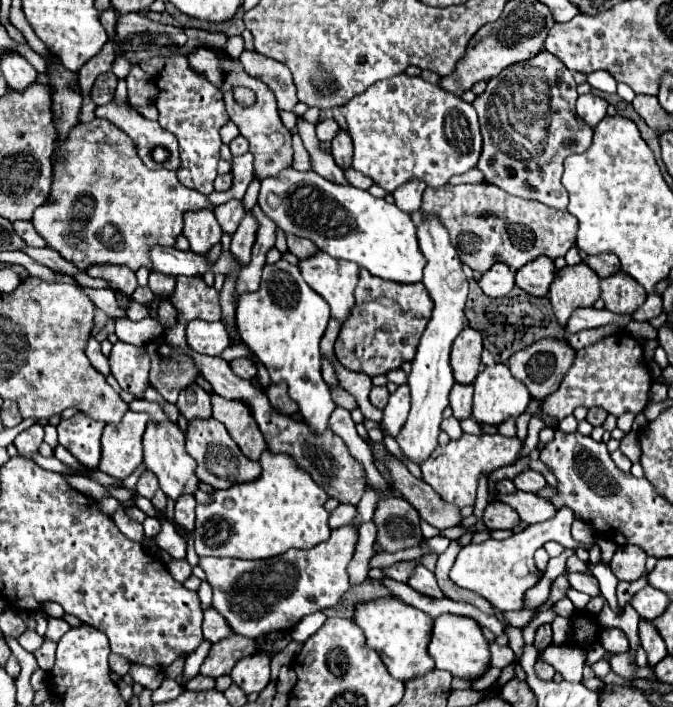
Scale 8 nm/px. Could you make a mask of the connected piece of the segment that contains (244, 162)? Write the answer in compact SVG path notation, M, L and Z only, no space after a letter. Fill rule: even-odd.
M245 153L233 157L233 187L225 191L225 201L241 199L251 181L253 181L253 155Z

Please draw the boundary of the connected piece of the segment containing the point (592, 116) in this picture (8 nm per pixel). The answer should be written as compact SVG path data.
M587 93L587 95L579 95L577 99L577 115L589 125L589 127L595 127L603 117L605 117L605 111L607 111L607 101L593 95L593 93Z

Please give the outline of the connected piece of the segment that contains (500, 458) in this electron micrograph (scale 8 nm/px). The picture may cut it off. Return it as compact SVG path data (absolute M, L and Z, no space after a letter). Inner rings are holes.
M463 435L457 441L449 441L445 447L437 447L423 463L419 463L423 481L429 483L433 489L439 491L439 495L449 501L457 503L459 507L473 505L475 493L477 493L477 481L481 473L491 473L503 465L511 465L521 451L523 443L517 437L503 437L503 435Z

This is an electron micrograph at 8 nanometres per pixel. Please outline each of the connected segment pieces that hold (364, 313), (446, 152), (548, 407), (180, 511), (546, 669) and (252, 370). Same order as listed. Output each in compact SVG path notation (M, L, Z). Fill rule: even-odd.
M361 269L359 283L355 289L355 305L353 305L349 317L345 319L345 323L341 325L339 337L335 341L337 361L349 371L365 373L369 377L387 375L389 371L399 369L405 361L411 361L415 357L419 339L431 319L431 311L433 311L433 301L427 295L423 283L411 283L409 287L401 287L401 283L389 283L389 281L377 279L377 277L369 275L369 271Z
M407 77L383 79L345 105L347 127L355 145L353 169L371 177L393 193L405 179L421 179L431 187L445 185L449 177L473 169L481 155L481 133L471 103L445 95L441 87Z
M615 333L609 337L599 339L597 343L583 347L579 355L565 375L563 383L555 393L551 393L545 403L543 411L555 419L565 419L573 413L575 407L603 407L607 413L621 417L623 413L641 413L649 403L649 389L651 389L651 375L643 361L643 351L635 339L627 333Z
M183 495L177 503L175 503L175 513L173 513L173 523L177 527L181 527L183 531L191 533L195 527L195 499L193 495Z
M539 655L537 661L535 661L535 671L537 671L537 675L539 675L541 679L553 679L553 675L555 675L555 669L553 669L549 663L545 663L545 661L541 659L541 655Z
M247 357L235 359L235 361L231 361L229 365L231 365L233 373L235 373L237 377L241 377L241 379L253 379L253 377L257 375L257 367L255 367L255 365L251 363L251 359L247 359Z

